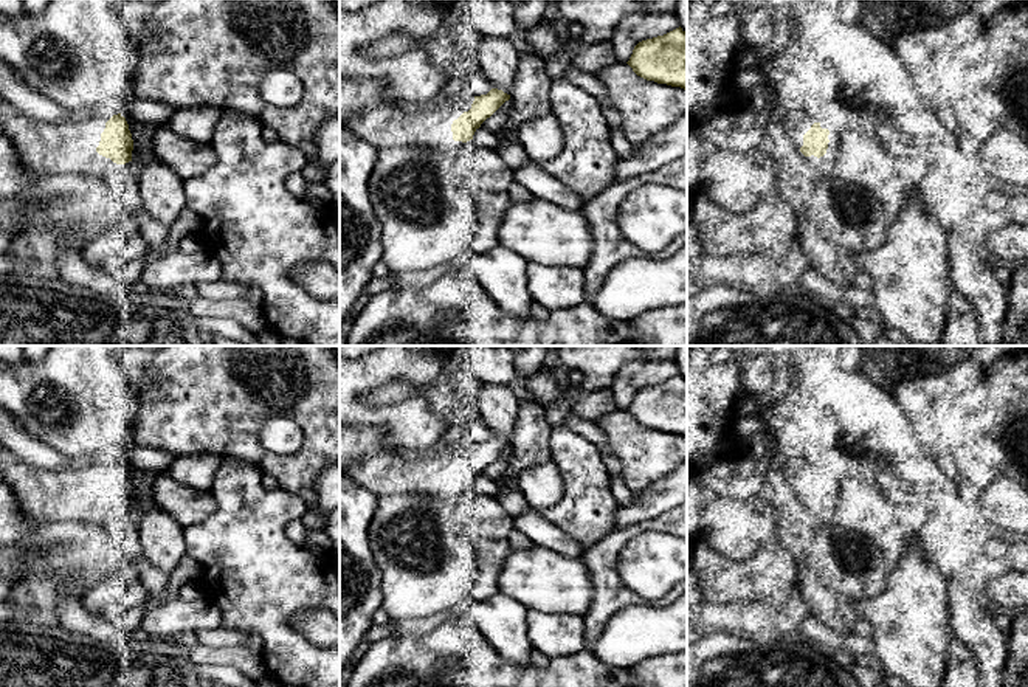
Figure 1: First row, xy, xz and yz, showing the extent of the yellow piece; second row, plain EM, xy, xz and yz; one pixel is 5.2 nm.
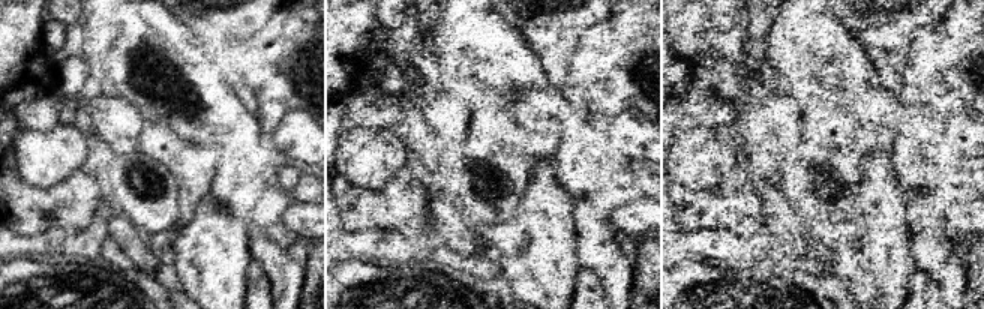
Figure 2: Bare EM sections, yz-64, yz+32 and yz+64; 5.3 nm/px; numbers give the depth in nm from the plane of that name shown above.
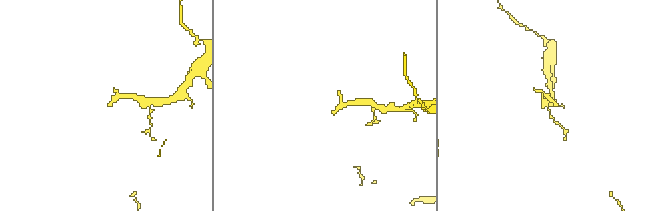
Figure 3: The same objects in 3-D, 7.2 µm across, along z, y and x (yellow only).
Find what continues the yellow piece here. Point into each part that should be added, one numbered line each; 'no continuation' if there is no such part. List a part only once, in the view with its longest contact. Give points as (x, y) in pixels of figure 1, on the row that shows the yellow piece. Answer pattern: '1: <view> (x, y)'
1: yz (797, 124)

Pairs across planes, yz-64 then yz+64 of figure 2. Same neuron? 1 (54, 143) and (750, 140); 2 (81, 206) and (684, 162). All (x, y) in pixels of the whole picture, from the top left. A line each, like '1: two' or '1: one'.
1: two
2: two

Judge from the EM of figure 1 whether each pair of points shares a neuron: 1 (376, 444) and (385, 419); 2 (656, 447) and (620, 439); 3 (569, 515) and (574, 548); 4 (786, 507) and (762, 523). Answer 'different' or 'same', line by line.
1: different
2: same
3: different
4: different

